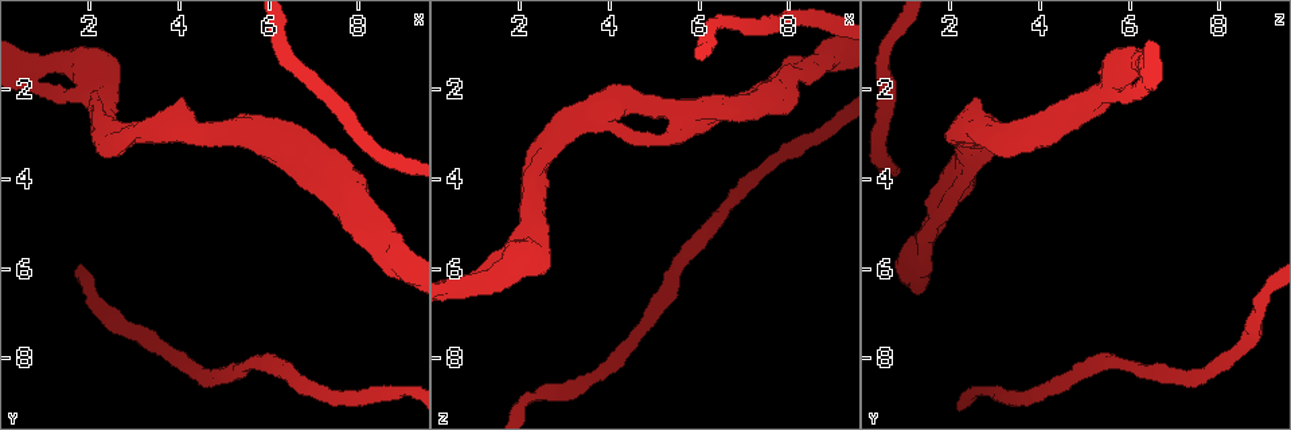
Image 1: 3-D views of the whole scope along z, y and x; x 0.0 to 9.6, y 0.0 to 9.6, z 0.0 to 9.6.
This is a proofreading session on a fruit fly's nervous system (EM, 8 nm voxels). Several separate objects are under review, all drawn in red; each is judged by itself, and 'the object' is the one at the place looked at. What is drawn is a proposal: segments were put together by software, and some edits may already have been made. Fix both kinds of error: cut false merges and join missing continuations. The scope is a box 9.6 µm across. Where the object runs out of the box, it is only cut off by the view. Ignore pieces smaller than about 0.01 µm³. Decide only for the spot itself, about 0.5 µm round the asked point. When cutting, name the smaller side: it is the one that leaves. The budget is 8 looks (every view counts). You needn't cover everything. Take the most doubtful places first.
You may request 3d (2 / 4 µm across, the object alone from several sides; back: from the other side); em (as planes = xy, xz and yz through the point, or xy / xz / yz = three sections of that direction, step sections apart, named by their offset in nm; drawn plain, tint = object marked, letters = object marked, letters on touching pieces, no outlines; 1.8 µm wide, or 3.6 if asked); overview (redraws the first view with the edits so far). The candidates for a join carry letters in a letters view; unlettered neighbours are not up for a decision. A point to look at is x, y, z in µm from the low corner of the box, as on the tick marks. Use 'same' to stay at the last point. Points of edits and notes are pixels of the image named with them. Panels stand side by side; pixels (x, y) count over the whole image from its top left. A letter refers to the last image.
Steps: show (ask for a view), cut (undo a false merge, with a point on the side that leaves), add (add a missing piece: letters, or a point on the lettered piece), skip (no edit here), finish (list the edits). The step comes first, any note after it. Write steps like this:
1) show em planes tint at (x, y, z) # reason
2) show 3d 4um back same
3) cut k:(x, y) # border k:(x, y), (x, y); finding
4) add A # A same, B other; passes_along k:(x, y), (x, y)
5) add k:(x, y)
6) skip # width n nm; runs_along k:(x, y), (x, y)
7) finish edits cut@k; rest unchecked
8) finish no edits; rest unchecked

show em xz step 16 tint at (1.85, 1.85, 5.65) # branch point

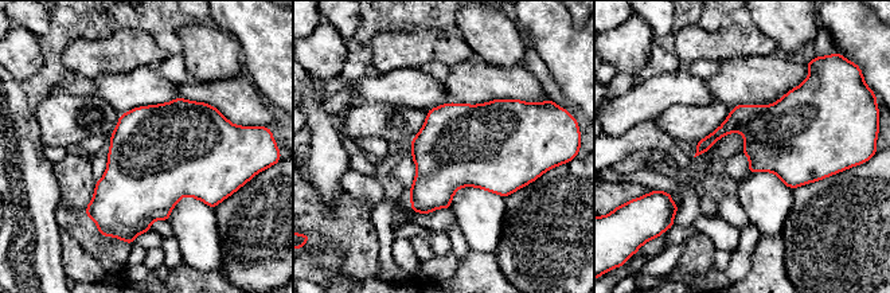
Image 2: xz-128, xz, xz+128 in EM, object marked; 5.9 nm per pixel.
show em planes letters same # cut it another way

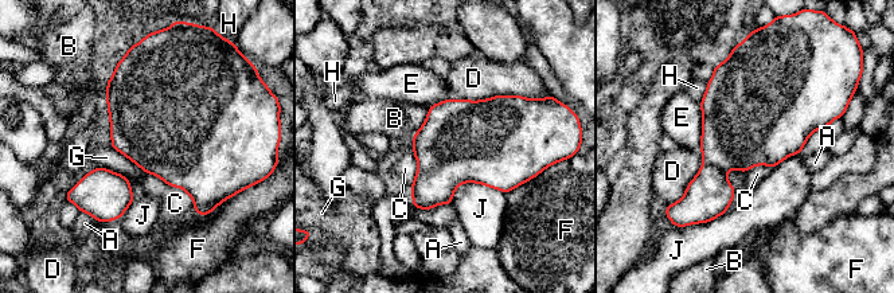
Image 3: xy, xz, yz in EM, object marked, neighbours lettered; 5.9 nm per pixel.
skip # A other, B other, C other, D other, E other, F other, G other, H other, J other; border 3:(143, 170), (180, 187), (195, 211); all the same neuron

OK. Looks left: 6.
show em 3.6um yz step 4 tint at (3.90, 2.70, 2.55)

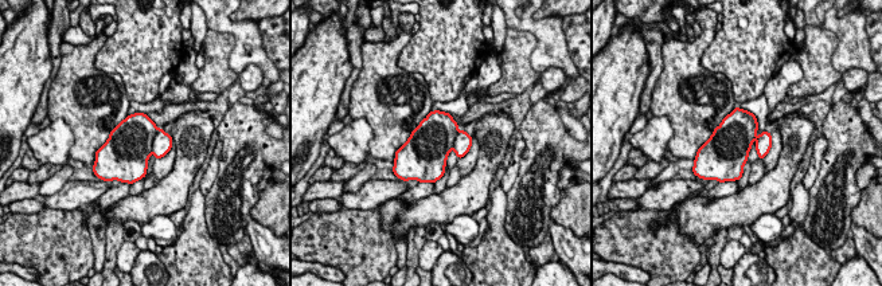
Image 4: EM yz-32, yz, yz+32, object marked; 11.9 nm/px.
show em 3.6um planes tint same # cut it another way

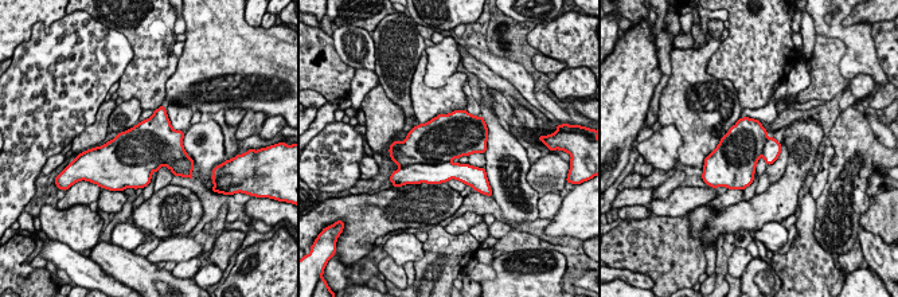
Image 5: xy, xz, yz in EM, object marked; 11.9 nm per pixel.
show em 3.6um planes letters same

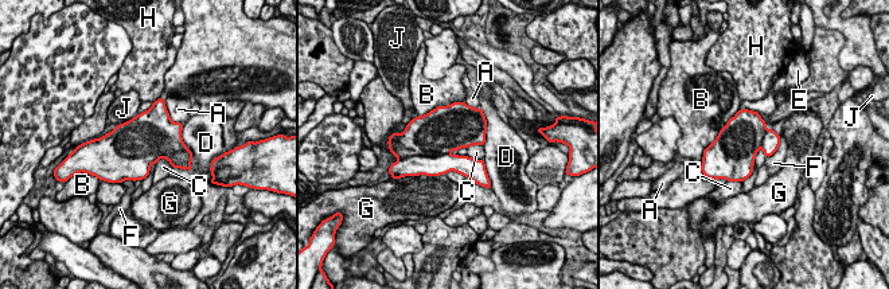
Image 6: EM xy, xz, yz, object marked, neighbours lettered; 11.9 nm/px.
skip # width 500 nm; A other, B other, C other, D other, E other, F other, G other, H other, J other; border 6:(155, 163), (141, 180); one neuron here

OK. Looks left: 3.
show em xy step 8 plain at (6.65, 3.55, 2.40) # three-way junction

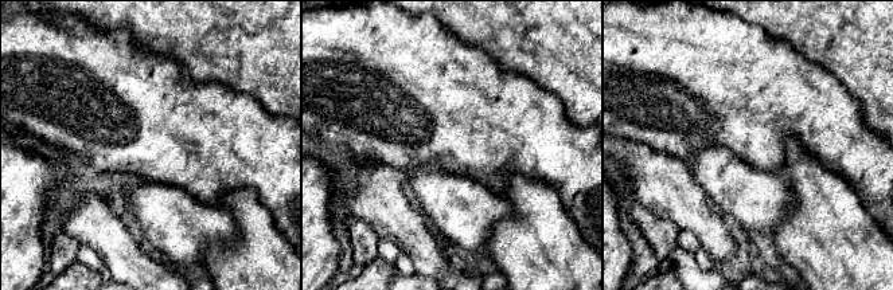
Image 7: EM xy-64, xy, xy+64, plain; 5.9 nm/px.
show em xy step 8 letters same

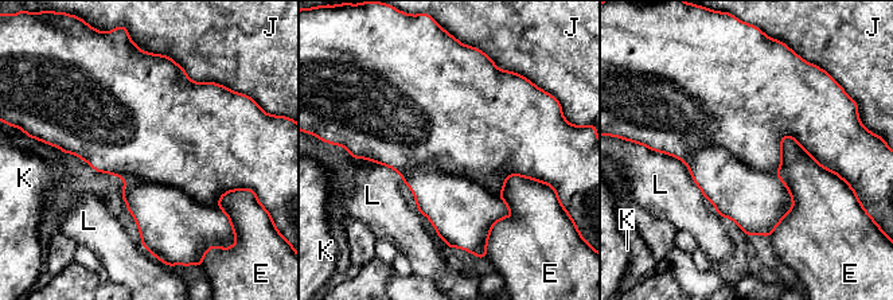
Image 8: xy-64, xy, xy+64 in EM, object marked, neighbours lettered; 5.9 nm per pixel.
skip # width 600 nm; E other, J other, K other, L other; border 8:(787, 135), (794, 209), (769, 237); all the same neuron

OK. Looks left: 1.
finish no edits; rest unchecked

